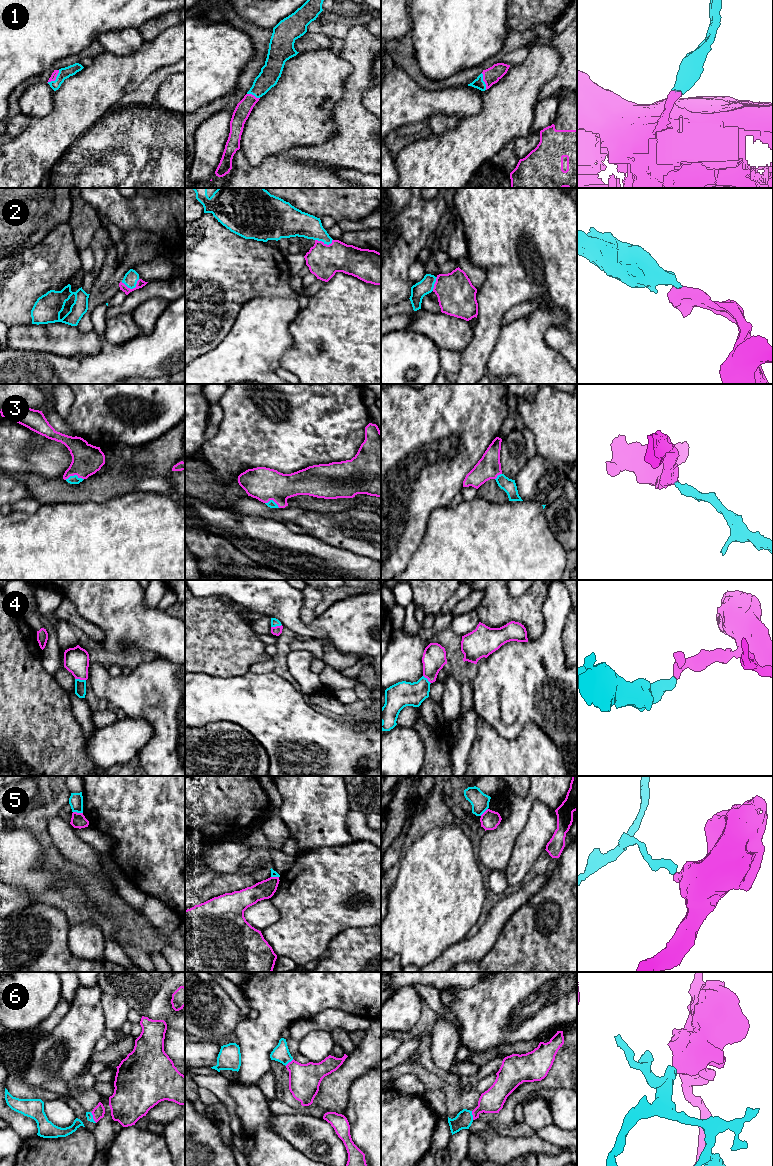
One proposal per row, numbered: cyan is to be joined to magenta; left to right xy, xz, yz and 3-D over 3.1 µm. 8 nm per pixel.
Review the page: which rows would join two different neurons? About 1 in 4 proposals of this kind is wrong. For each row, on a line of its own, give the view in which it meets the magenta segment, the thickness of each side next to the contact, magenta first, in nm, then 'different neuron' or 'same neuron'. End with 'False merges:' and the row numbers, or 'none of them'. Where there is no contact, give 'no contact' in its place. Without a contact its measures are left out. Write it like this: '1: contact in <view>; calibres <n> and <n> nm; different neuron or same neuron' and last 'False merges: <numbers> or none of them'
1: contact in xy; calibres 50 and 90 nm; same neuron
2: contact in xy; calibres 60 and 120 nm; same neuron
3: contact in xy; calibres 240 and 70 nm; same neuron
4: contact in xy; calibres 200 and 100 nm; same neuron
5: contact in xy; calibres 120 and 110 nm; different neuron
6: contact in xy; calibres 100 and 50 nm; same neuron
False merges: 5

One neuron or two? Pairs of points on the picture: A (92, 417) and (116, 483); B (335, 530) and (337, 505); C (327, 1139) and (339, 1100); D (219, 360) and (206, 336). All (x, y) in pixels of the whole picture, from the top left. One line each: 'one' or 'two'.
A: two
B: two
C: two
D: two

